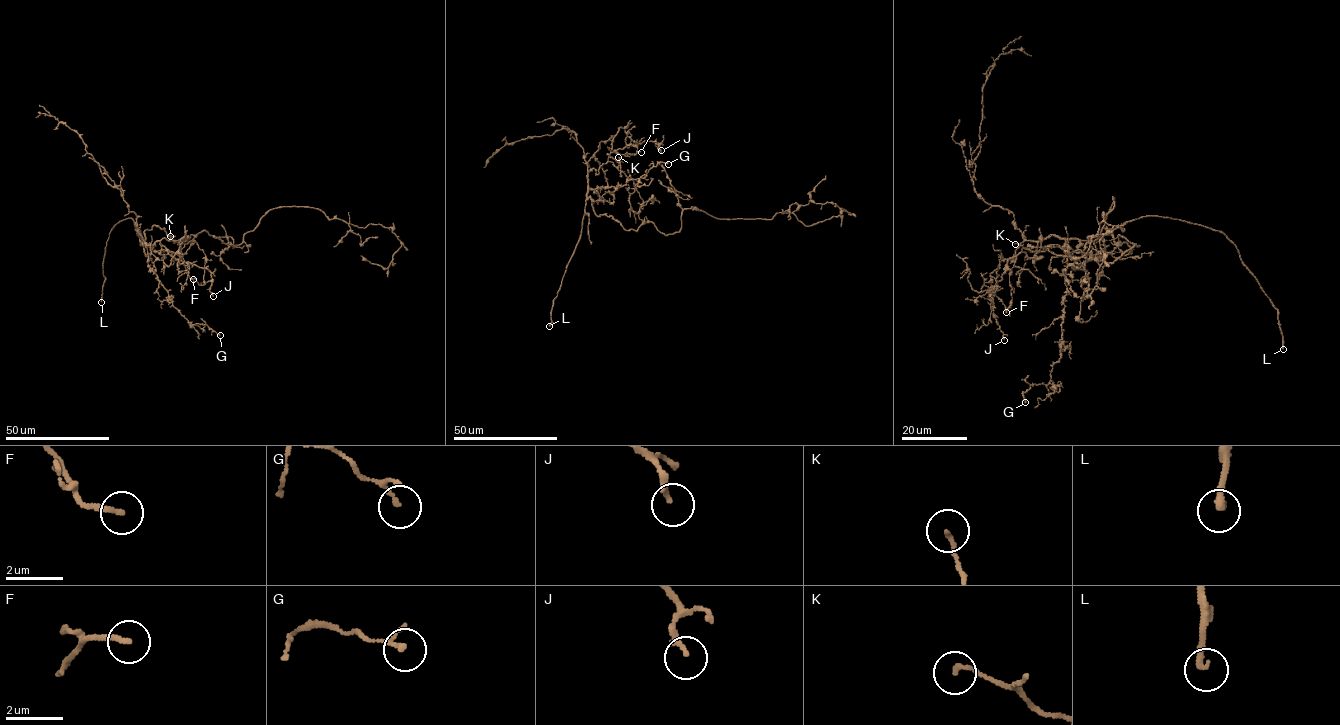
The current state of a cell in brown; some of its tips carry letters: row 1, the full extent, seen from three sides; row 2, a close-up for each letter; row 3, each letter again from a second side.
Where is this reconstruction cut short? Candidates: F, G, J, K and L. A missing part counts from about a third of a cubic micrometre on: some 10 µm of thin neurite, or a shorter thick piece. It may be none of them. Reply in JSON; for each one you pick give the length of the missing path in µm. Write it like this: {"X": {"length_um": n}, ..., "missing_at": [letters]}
{"F": {"length_um": 7}, "L": {"length_um": 25}, "missing_at": ["F", "L"]}

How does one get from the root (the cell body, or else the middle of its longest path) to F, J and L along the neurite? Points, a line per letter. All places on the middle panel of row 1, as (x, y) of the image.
F: (645, 222), (626, 230), (612, 216), (598, 216), (587, 196), (588, 172), (598, 174), (611, 153), (641, 152)
J: (645, 222), (626, 230), (598, 216), (588, 172), (627, 145), (655, 141), (661, 150)
L: (645, 222), (626, 230), (612, 216), (598, 216), (593, 200), (586, 199), (549, 326)

